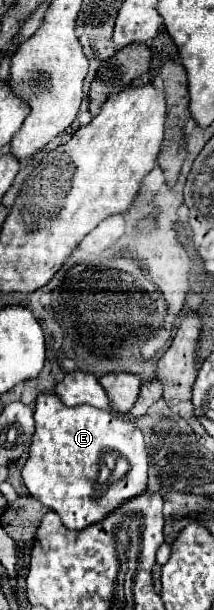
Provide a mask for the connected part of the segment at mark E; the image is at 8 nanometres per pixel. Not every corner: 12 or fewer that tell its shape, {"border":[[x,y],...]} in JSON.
{"border":[[35,401],[25,487],[69,529],[147,487],[141,429]]}

